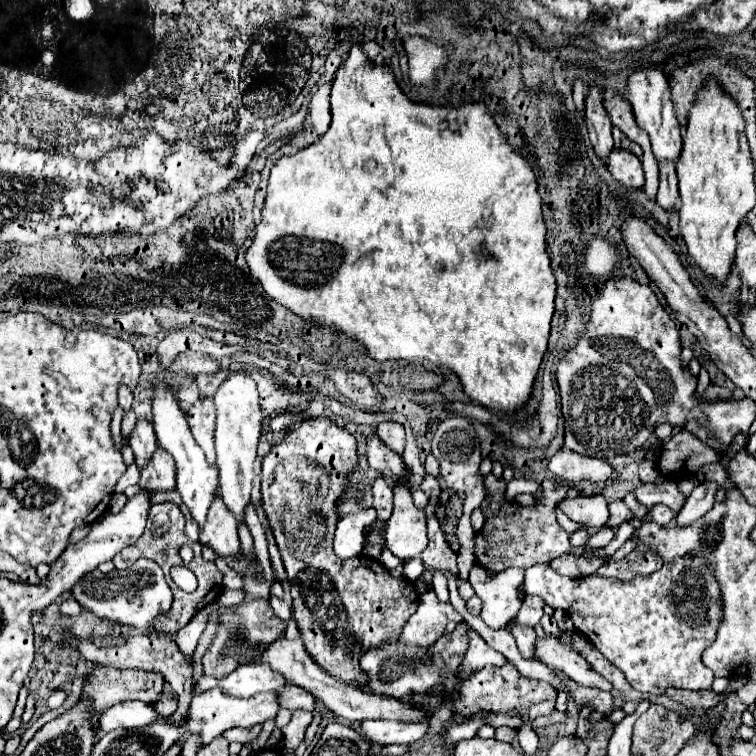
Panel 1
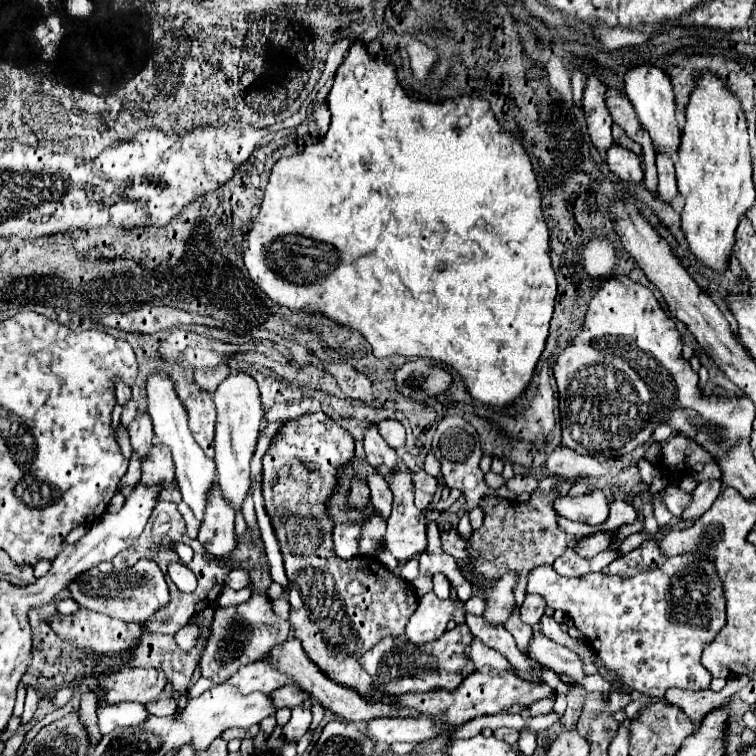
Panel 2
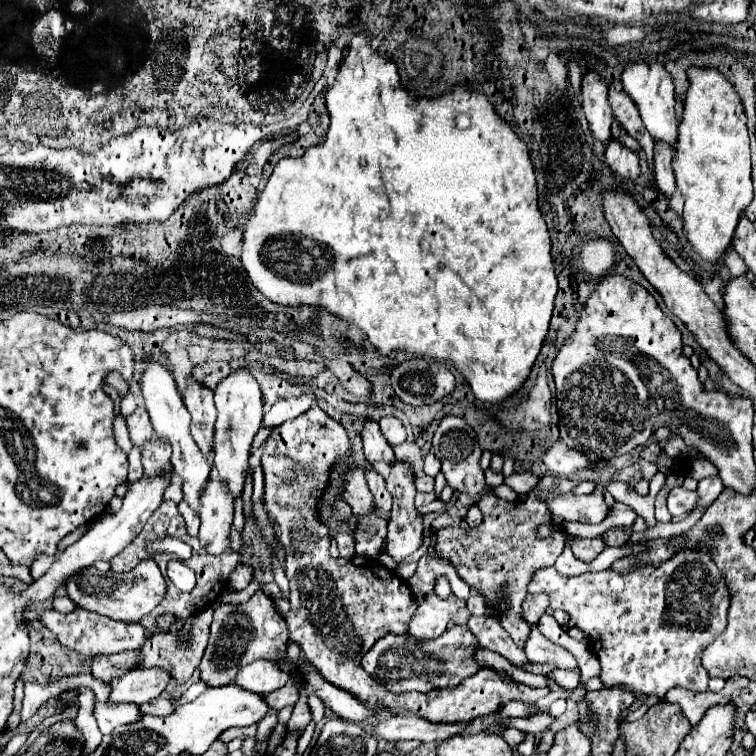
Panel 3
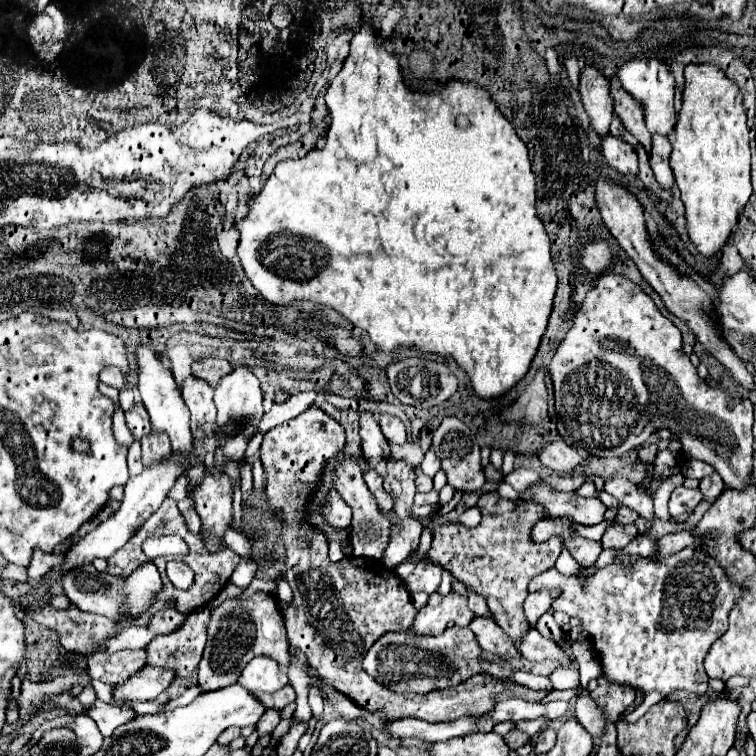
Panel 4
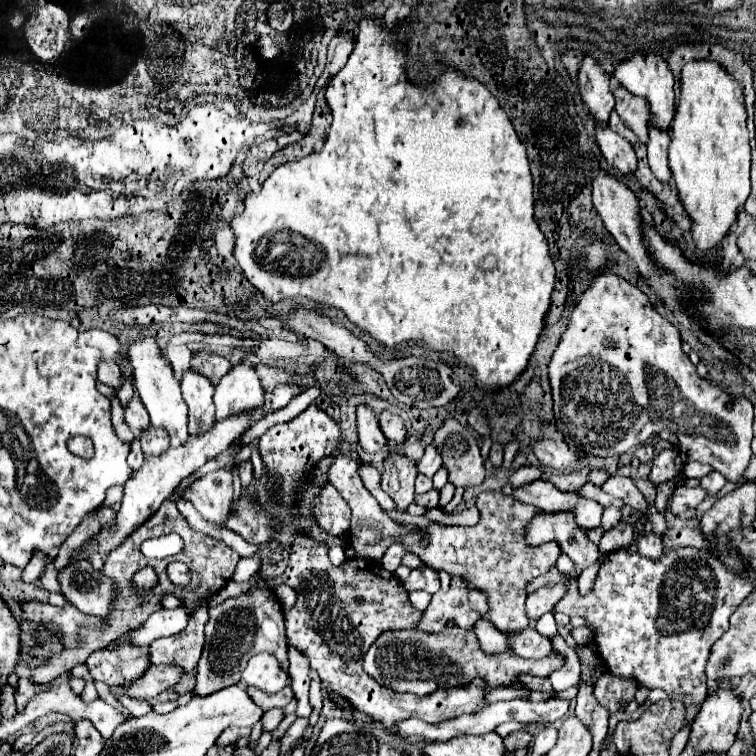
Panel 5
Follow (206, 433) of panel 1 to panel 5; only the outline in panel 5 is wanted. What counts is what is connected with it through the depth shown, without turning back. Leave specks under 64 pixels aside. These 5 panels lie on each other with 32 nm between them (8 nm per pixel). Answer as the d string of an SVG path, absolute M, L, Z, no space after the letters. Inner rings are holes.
M188 370L182 378L182 398L188 404L188 424L190 424L190 434L198 436L200 432L208 432L212 424L216 422L214 418L214 386L200 374Z

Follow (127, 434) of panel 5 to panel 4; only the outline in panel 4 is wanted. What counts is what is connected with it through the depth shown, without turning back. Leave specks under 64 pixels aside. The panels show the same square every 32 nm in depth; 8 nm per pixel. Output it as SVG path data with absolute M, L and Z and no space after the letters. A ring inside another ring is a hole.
M115 403L115 410L112 418L112 428L116 440L120 445L130 448L134 442L133 436L126 425L125 414L118 403Z

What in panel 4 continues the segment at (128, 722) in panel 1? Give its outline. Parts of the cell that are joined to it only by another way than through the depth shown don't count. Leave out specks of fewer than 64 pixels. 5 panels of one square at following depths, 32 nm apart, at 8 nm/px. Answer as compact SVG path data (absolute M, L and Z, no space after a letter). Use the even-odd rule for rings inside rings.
M96 700L90 706L88 714L96 720L102 736L110 736L120 724L126 724L126 722L136 718L136 712L132 708L128 708L126 704L112 706L112 704L106 704L106 702L100 702L100 700Z

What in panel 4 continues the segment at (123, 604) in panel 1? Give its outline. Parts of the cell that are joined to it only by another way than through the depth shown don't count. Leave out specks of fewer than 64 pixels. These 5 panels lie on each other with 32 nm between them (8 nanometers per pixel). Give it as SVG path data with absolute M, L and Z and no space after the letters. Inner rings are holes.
M144 562L128 578L112 576L108 572L98 572L92 564L80 566L62 578L62 586L64 586L66 596L76 608L84 612L102 614L112 620L130 620L130 618L138 618L142 612L154 606L156 596L164 584L162 584L158 568L152 562Z

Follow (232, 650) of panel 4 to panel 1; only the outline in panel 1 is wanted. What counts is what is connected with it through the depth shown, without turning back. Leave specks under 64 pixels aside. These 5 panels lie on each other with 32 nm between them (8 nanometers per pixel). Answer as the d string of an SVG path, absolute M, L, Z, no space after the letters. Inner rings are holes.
M254 600L250 604L242 604L234 610L228 610L226 614L222 614L222 626L212 642L212 646L208 648L202 664L204 664L204 674L206 676L226 676L228 672L232 672L236 666L240 666L244 660L250 658L250 646L258 644L258 646L268 646L274 640L280 638L280 634L286 630L286 622L280 620L268 602L264 600Z

